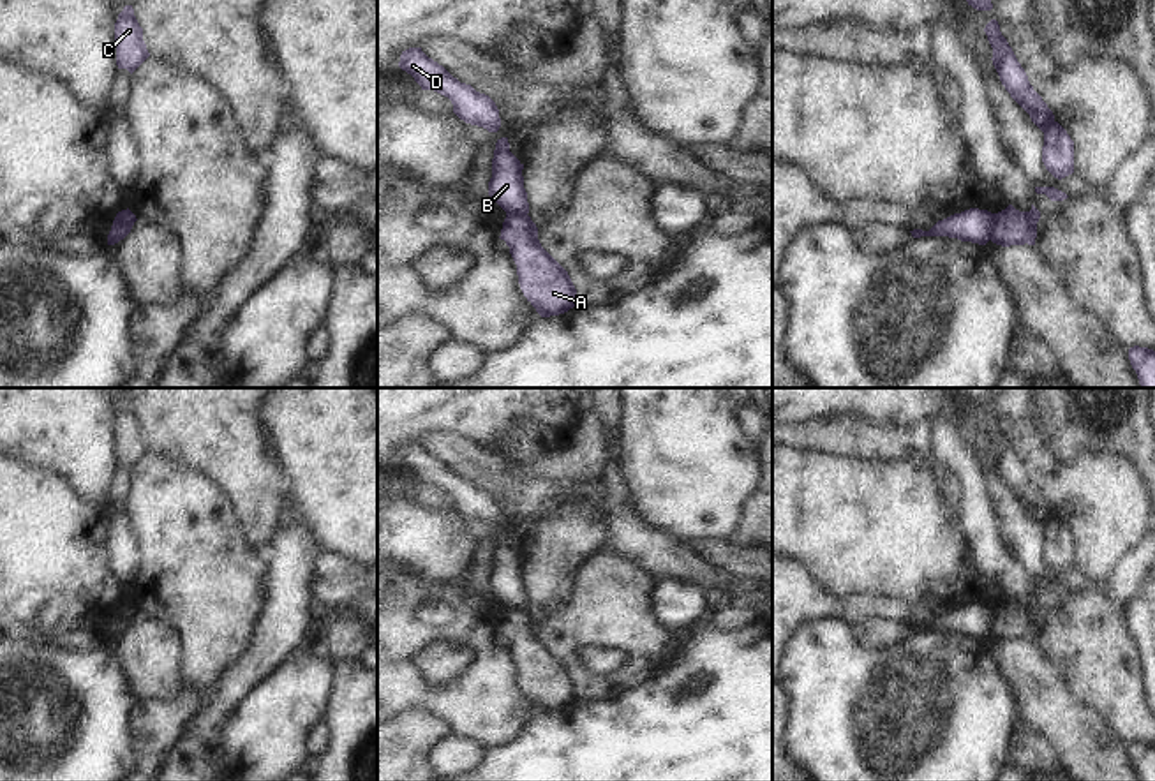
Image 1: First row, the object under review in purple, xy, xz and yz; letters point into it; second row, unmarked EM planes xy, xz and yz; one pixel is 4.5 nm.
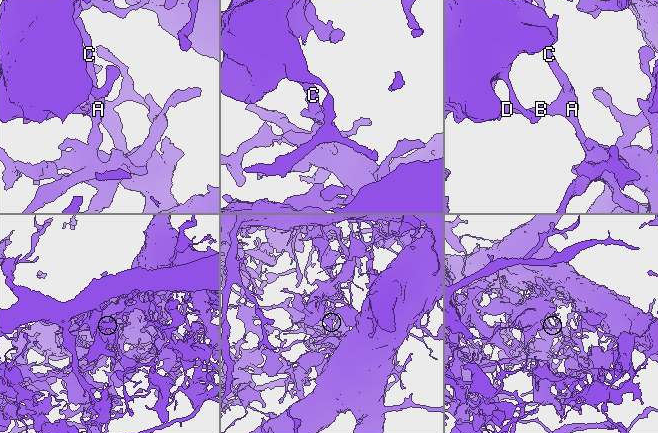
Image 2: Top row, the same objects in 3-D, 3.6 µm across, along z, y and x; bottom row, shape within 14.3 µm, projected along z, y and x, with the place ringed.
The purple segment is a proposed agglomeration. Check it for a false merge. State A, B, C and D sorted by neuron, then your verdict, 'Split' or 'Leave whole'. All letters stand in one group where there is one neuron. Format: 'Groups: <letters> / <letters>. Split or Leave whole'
Groups: A / B C D. Split

